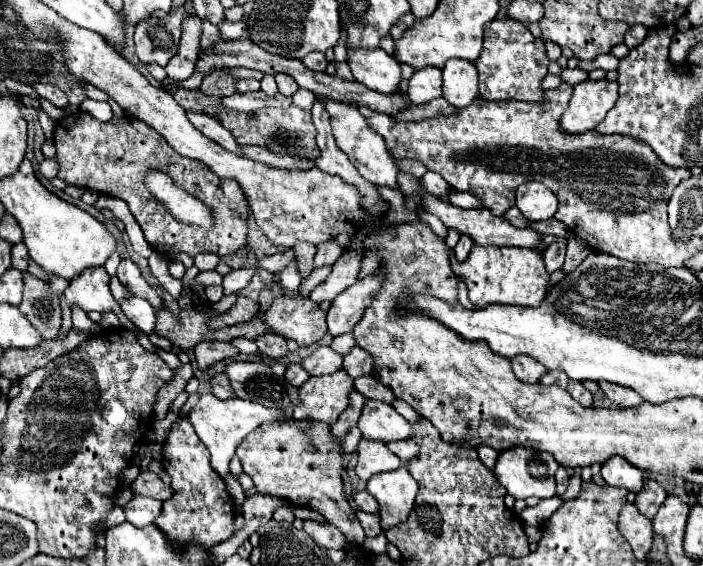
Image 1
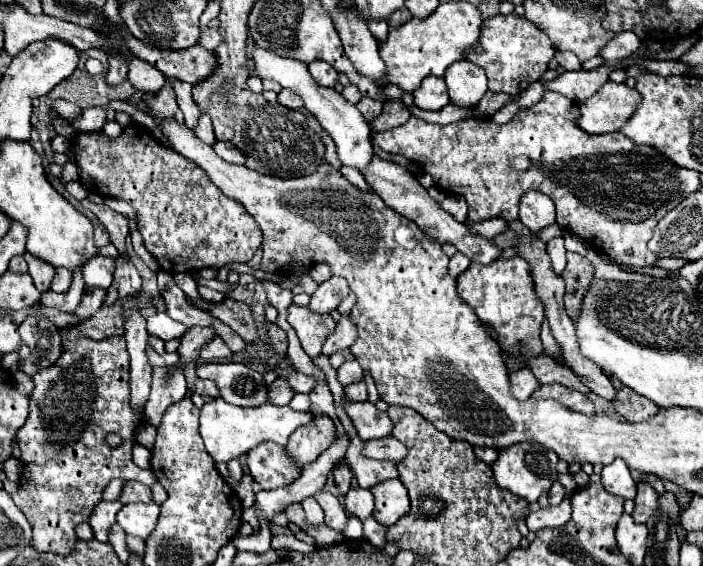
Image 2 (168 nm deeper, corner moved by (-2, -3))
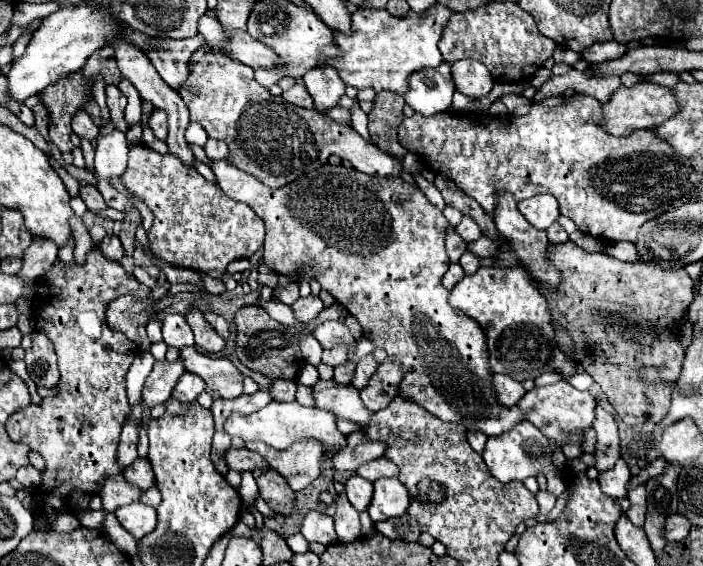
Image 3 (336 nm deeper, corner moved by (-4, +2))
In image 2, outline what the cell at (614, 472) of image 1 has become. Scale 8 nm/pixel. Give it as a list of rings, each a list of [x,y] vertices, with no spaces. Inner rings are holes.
[[[615,460],[613,464],[603,466],[601,484],[605,486],[607,492],[623,498],[635,498],[635,492],[637,492],[637,484],[623,460]]]

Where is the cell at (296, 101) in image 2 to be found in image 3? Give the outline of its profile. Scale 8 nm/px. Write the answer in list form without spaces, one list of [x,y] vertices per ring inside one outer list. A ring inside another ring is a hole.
[[[295,83],[289,91],[283,93],[283,99],[291,105],[297,105],[303,109],[313,109],[313,99],[311,99],[311,95],[303,83]]]

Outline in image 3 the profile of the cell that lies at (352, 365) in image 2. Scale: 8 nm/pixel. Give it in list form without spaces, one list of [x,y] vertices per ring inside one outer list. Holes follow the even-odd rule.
[[[347,361],[347,363],[341,363],[341,365],[335,367],[333,379],[335,379],[337,383],[351,383],[353,375],[355,375],[355,363],[353,363],[353,361]]]

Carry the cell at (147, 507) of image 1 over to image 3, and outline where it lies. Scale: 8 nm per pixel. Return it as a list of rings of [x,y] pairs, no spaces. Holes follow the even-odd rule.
[[[139,501],[131,503],[131,505],[123,505],[115,511],[119,523],[123,525],[123,529],[127,529],[137,541],[141,537],[145,537],[147,533],[151,533],[157,525],[157,513],[153,507],[143,505]]]

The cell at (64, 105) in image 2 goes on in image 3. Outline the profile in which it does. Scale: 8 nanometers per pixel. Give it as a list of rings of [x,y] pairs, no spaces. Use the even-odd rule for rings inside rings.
[[[79,111],[73,117],[73,131],[75,131],[77,137],[87,139],[87,141],[93,141],[93,139],[99,137],[99,127],[91,121],[91,117],[85,111]]]

